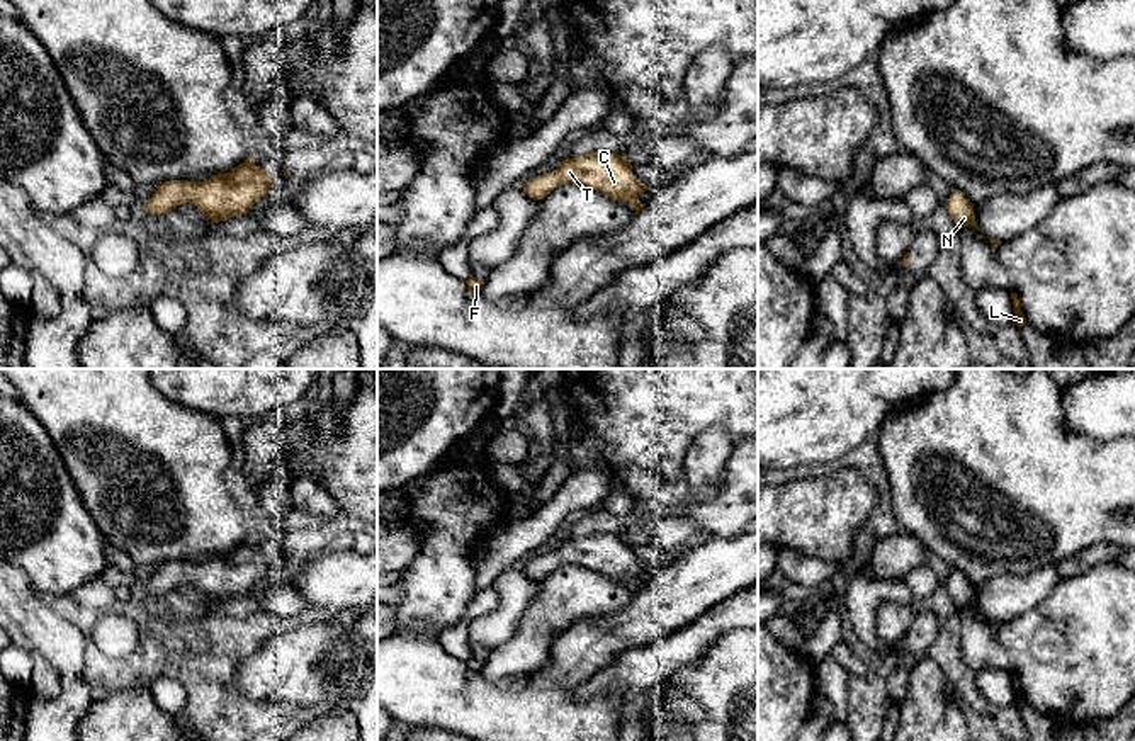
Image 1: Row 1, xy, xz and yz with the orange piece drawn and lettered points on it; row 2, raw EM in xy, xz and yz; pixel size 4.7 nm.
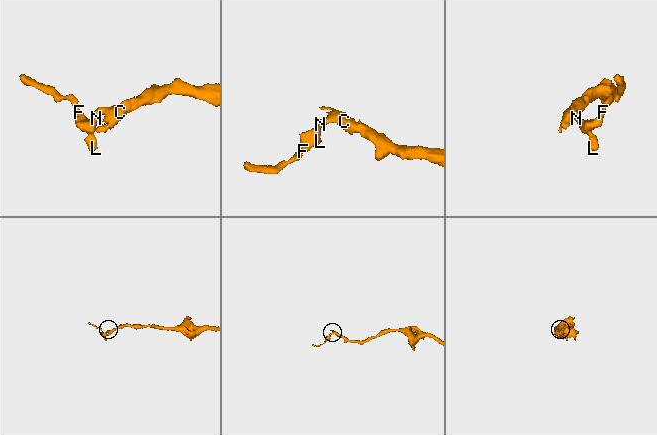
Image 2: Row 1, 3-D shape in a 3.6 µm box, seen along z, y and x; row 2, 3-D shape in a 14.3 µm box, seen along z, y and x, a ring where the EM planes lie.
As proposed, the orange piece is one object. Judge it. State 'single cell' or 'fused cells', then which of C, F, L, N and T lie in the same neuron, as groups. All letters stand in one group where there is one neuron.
single cell; groups C F L N T

